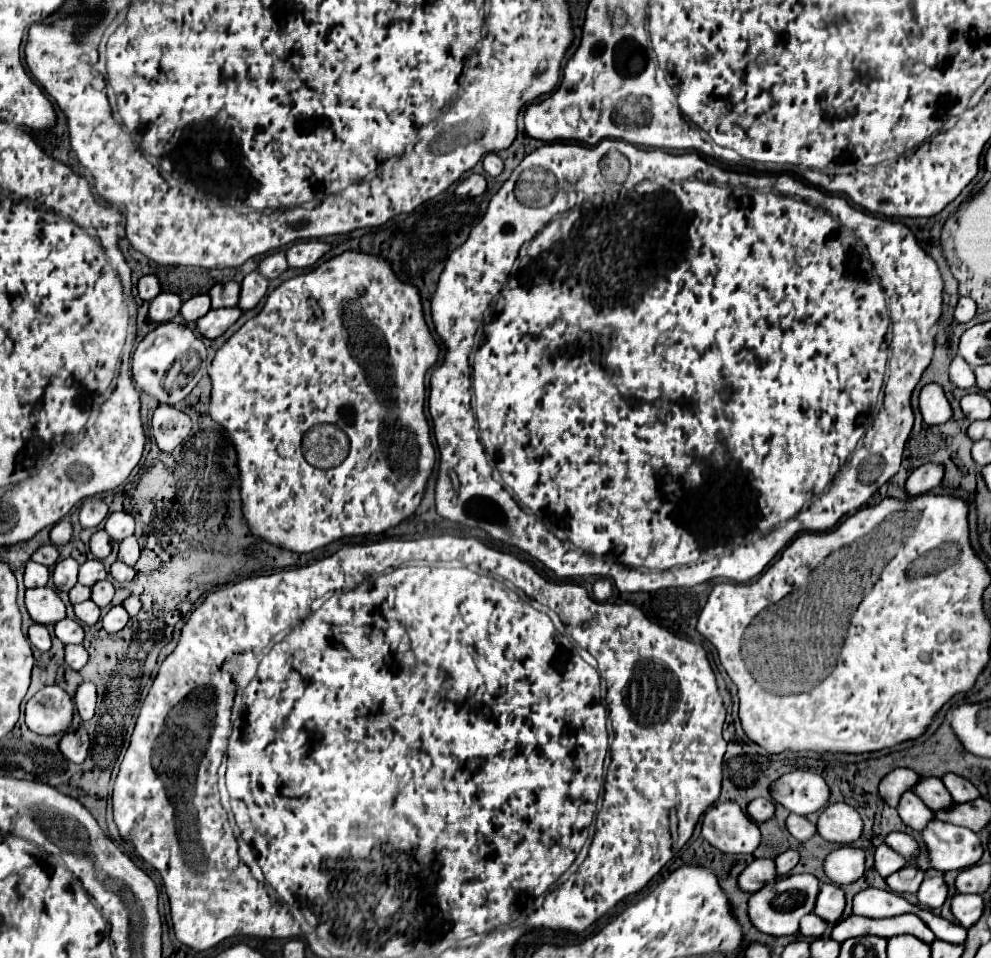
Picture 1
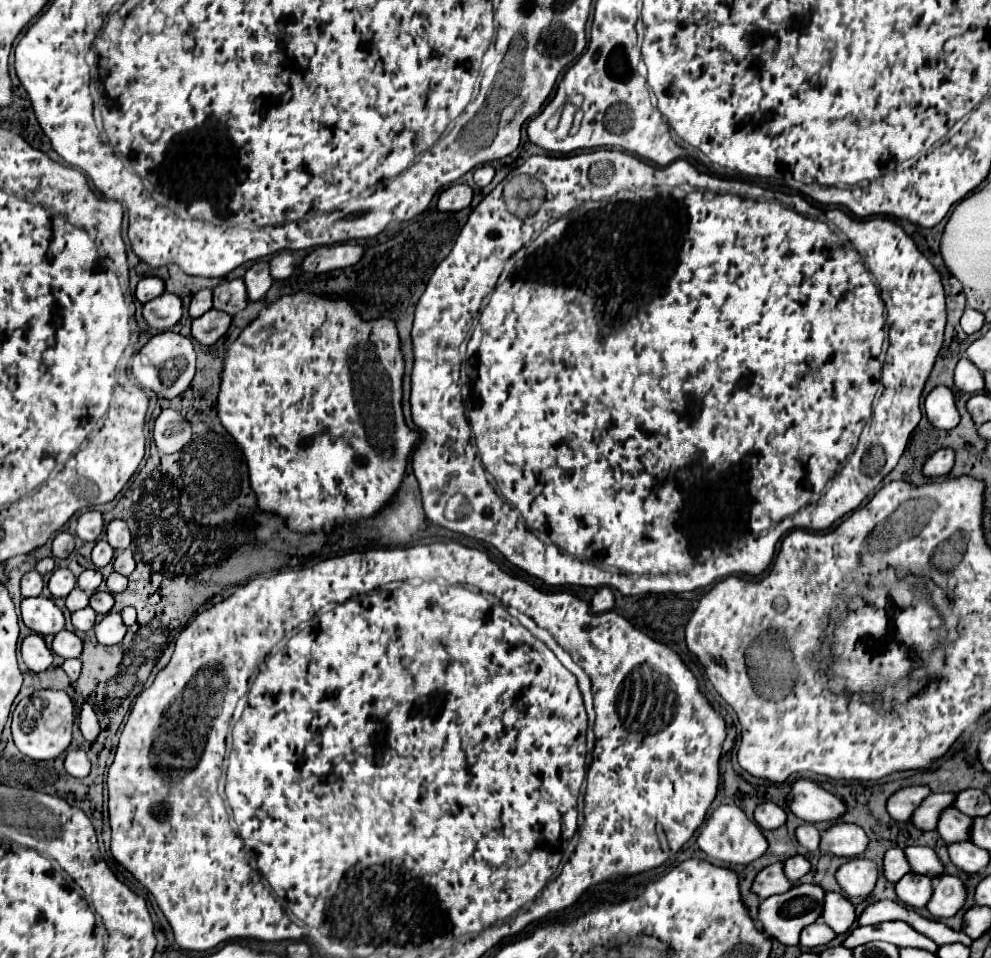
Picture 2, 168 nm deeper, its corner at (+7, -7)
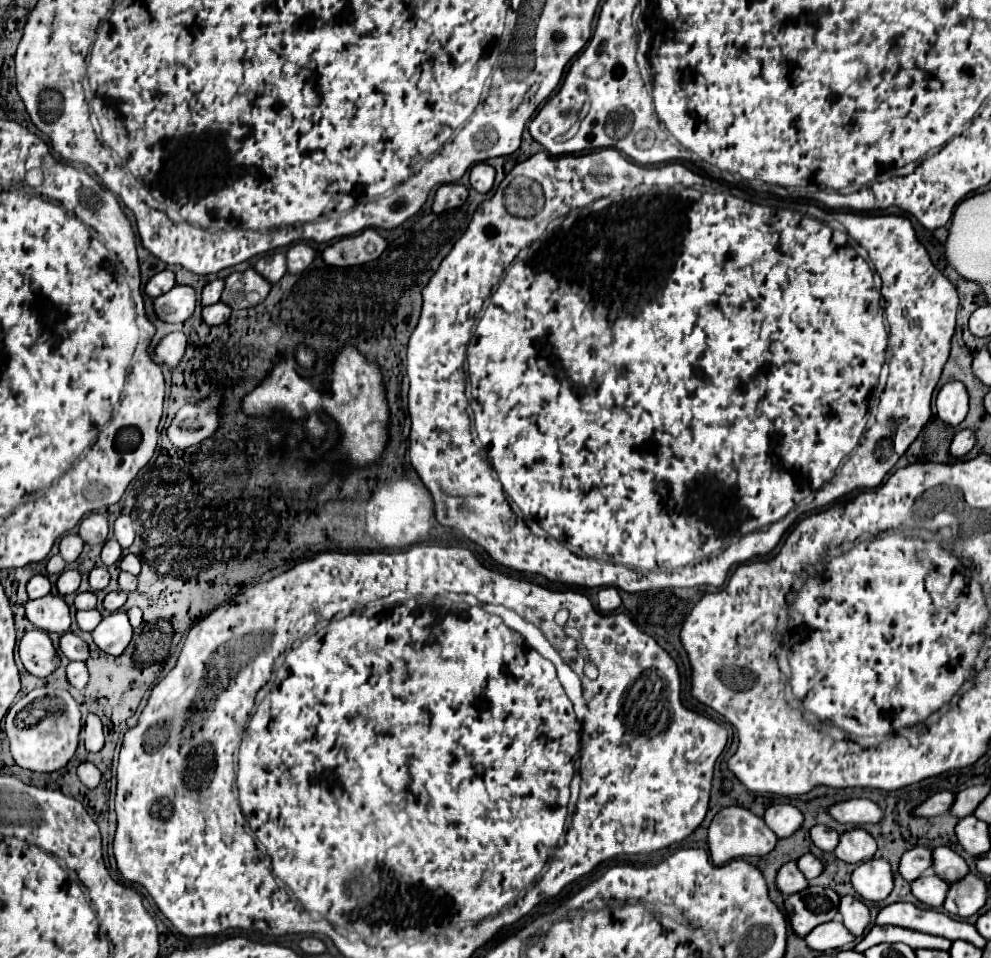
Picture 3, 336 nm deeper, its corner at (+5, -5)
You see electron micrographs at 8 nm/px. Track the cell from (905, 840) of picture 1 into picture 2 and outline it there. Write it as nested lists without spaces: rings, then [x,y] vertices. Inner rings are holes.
[[[906,846],[904,854],[908,858],[908,864],[910,864],[912,872],[916,872],[916,874],[926,874],[926,876],[934,878],[934,876],[942,874],[942,870],[944,870],[942,862],[938,860],[938,856],[936,856],[936,852],[932,848]]]

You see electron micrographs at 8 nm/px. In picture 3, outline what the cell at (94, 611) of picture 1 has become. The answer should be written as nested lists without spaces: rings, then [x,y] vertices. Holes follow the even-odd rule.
[[[98,610],[76,612],[76,622],[78,622],[80,630],[84,630],[84,632],[92,632],[92,630],[102,622],[102,614],[100,614]]]

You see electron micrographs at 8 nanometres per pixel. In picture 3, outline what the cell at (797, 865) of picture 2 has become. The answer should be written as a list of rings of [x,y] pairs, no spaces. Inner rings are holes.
[[[804,854],[804,856],[798,860],[798,868],[800,868],[802,874],[810,880],[810,878],[816,878],[816,876],[822,874],[824,864],[822,864],[814,854]]]

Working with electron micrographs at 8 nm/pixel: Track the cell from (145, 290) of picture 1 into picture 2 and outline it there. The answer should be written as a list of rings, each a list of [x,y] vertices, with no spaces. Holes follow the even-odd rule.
[[[154,276],[142,278],[142,280],[138,282],[138,286],[136,286],[136,298],[138,298],[142,304],[146,304],[148,300],[154,300],[154,298],[160,296],[162,292],[164,292],[164,282],[162,282],[160,278],[154,278]]]

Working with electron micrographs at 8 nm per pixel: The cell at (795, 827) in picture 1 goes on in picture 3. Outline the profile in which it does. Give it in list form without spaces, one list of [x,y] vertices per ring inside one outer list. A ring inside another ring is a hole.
[[[822,824],[814,826],[814,828],[810,830],[810,836],[812,836],[812,842],[814,842],[820,850],[824,850],[824,852],[834,852],[834,848],[838,846],[838,840],[840,840],[840,834],[838,834],[836,830],[826,828],[826,826],[822,826]]]

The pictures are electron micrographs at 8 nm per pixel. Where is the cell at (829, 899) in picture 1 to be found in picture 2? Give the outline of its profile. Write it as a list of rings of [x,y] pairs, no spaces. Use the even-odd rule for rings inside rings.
[[[826,892],[824,896],[824,910],[820,914],[820,920],[828,924],[836,934],[844,934],[852,922],[854,922],[854,906],[850,900],[838,892]]]

